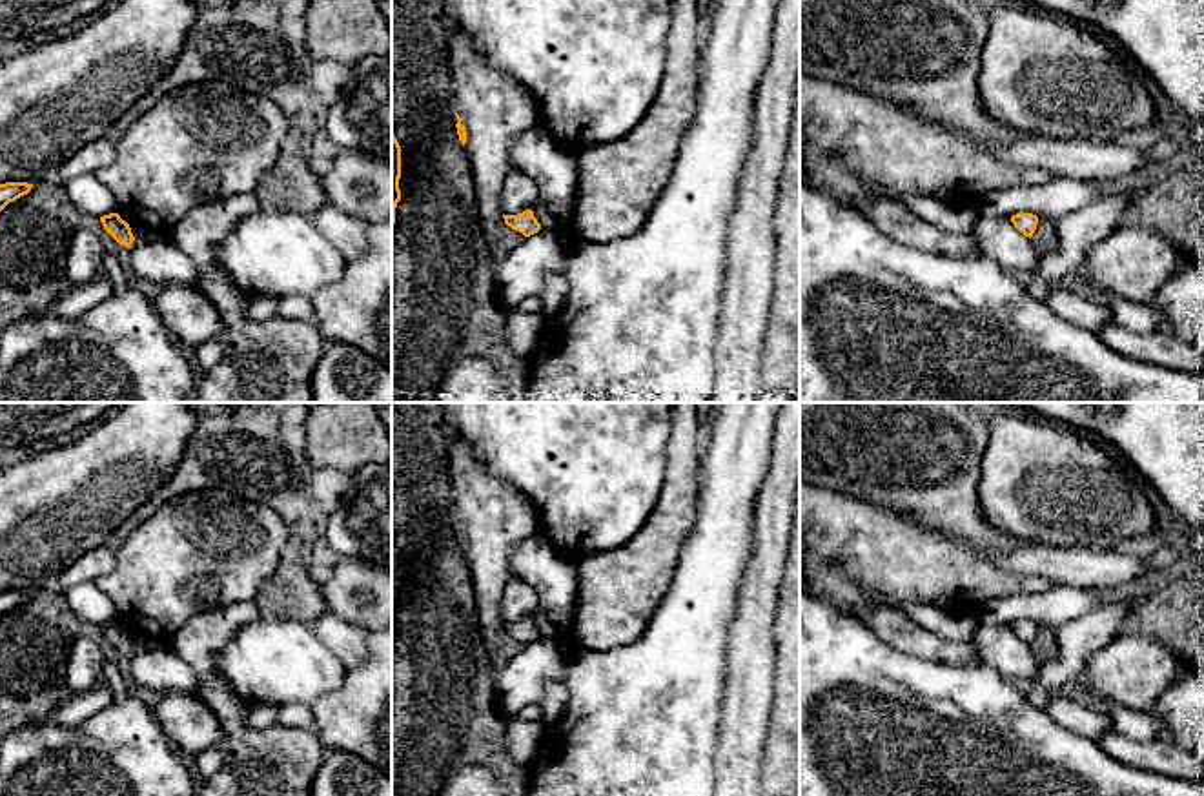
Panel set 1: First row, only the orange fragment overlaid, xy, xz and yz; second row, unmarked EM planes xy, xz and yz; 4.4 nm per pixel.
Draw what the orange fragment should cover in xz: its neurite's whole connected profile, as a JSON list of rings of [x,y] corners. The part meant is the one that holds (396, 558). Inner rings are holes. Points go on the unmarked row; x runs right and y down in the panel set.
[[[392,526],[392,645],[395,632],[395,616],[397,610],[401,608],[399,587],[401,587],[401,554],[393,543],[393,526]]]

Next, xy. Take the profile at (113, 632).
[[[118,621],[100,625],[104,638],[122,654],[129,656],[135,648],[131,636]]]

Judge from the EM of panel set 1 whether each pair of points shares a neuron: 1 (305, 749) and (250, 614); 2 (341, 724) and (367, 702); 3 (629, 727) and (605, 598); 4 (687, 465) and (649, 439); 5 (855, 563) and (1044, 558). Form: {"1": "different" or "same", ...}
{"1": "same", "2": "same", "3": "different", "4": "different", "5": "different"}

